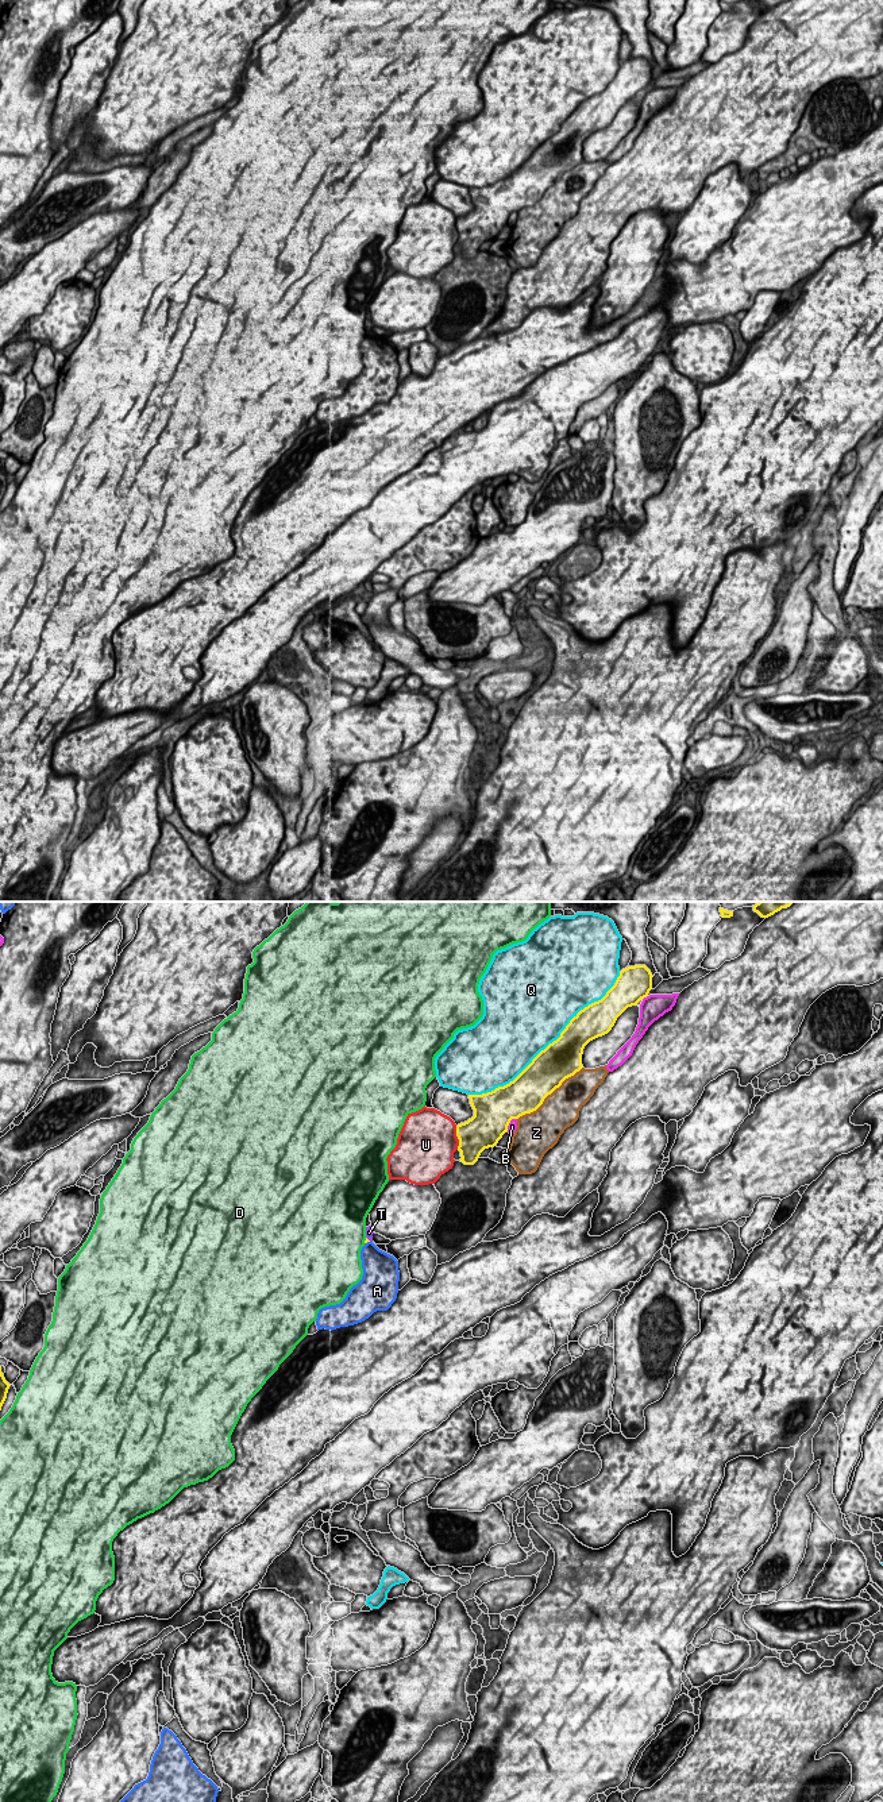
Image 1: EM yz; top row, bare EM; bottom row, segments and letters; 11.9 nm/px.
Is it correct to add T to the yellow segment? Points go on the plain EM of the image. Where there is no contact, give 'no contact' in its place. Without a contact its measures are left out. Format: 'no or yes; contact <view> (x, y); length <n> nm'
no; contact yz (367, 332); length 80 nm

